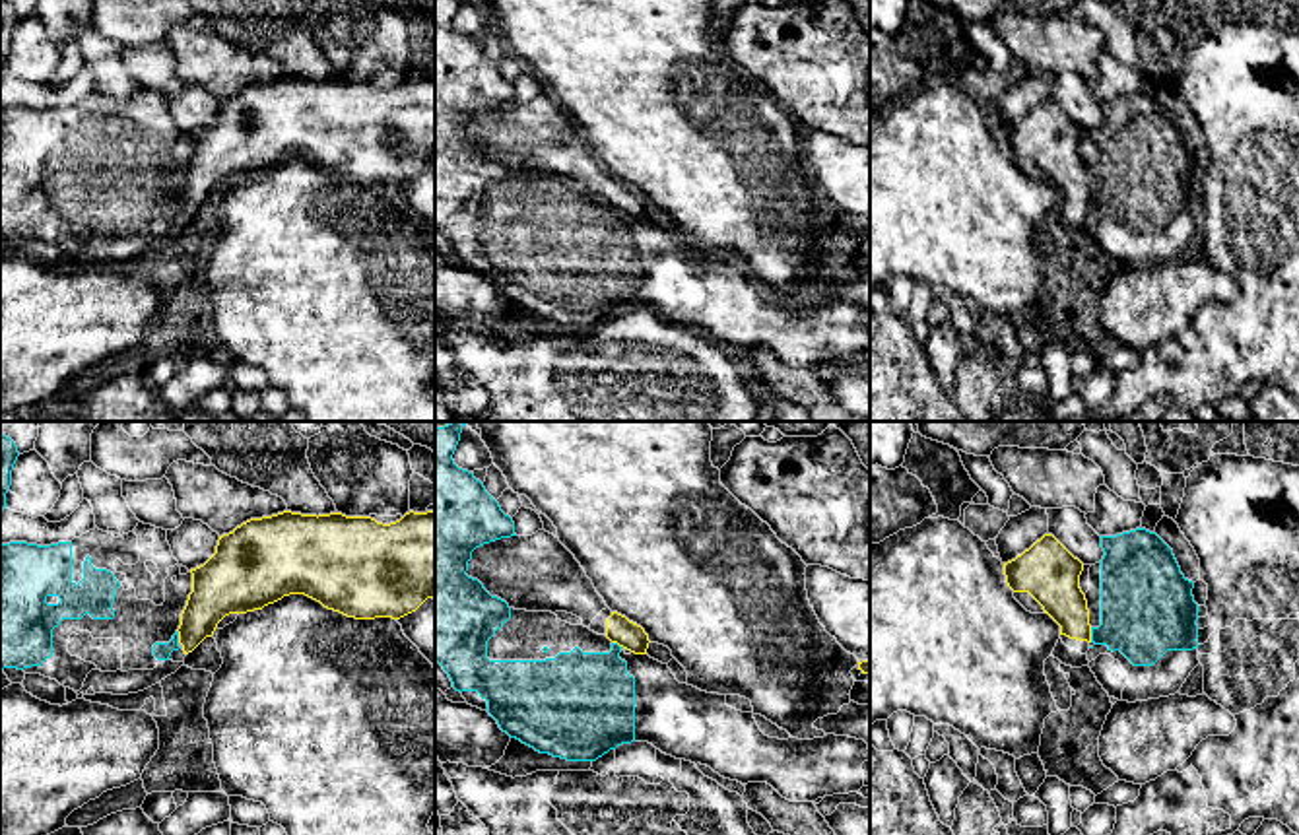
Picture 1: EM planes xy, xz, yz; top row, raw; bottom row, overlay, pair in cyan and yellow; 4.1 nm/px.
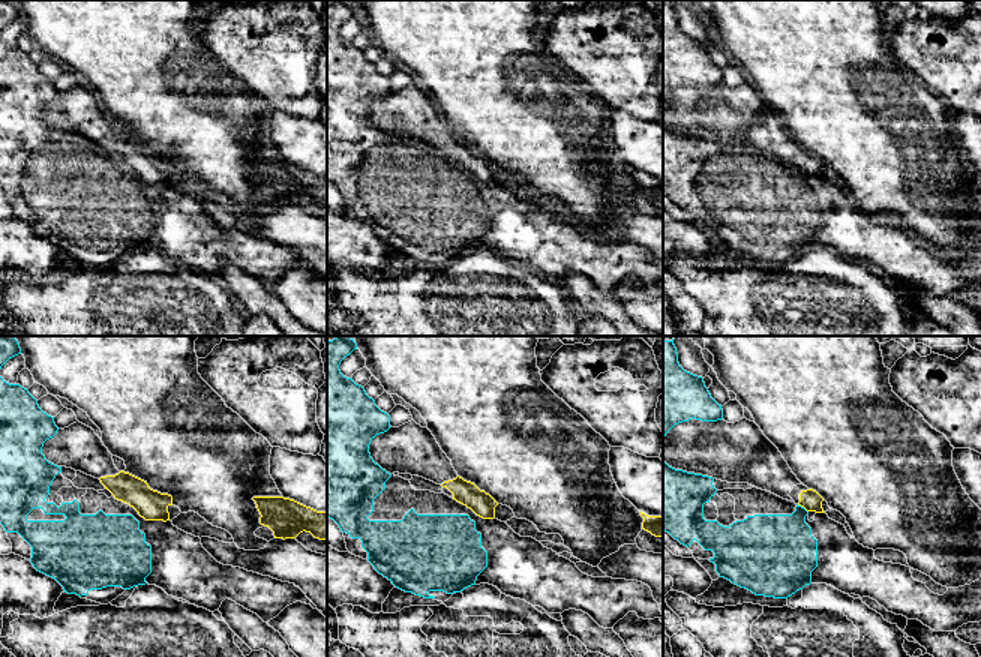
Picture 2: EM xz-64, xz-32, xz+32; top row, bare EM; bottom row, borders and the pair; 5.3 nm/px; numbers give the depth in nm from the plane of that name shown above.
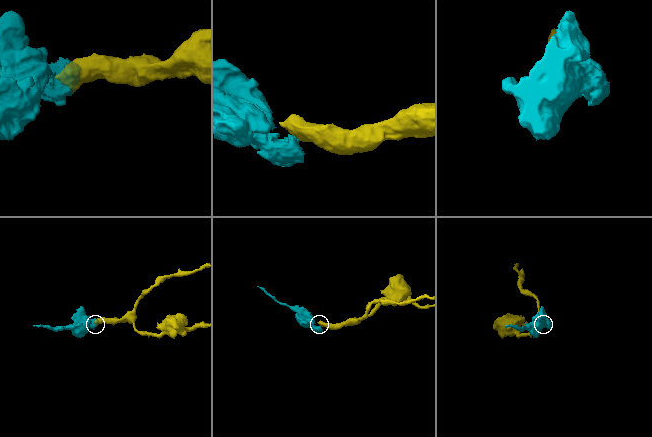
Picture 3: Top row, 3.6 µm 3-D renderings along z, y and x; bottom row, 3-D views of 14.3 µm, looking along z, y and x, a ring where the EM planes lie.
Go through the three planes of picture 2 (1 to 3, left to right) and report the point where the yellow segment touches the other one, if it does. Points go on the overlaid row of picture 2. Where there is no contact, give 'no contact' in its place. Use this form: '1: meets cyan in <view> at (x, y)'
1: no contact
2: no contact
3: meets cyan in xz+32 at (803, 507)

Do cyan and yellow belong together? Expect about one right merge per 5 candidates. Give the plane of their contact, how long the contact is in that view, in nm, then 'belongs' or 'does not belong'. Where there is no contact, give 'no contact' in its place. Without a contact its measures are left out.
yz | 60 nm | does not belong

